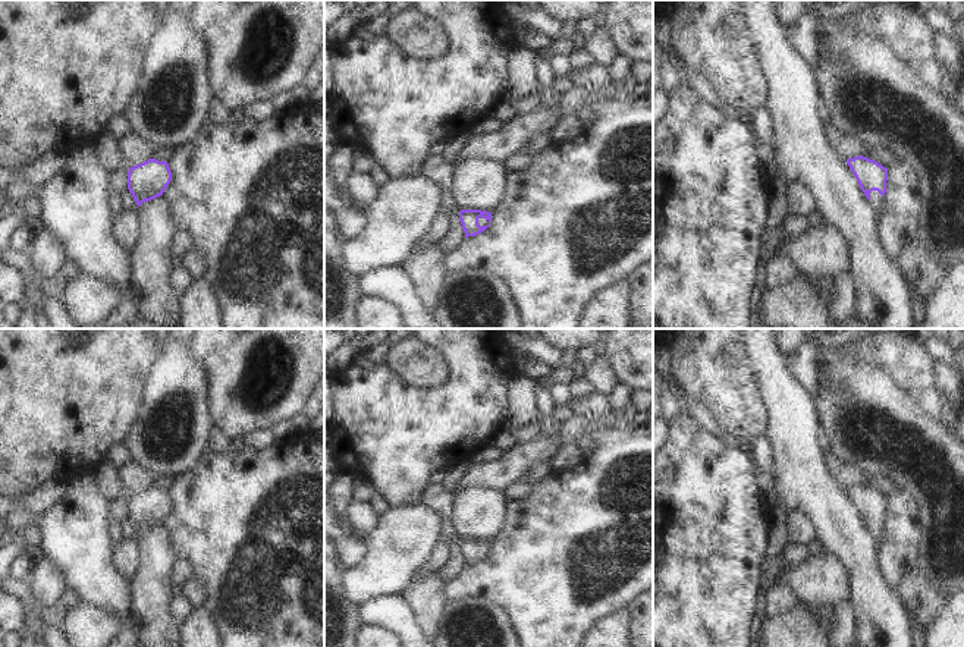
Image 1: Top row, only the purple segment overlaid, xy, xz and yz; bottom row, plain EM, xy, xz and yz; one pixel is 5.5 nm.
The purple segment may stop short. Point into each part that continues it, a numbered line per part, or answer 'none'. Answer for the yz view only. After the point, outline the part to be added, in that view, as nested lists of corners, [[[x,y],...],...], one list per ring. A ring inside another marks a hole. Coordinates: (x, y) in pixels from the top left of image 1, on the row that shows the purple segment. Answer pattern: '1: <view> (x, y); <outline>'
1: yz (878, 201); [[[877,191],[870,192],[870,202],[872,202],[877,217],[880,217],[886,213],[886,200]]]

